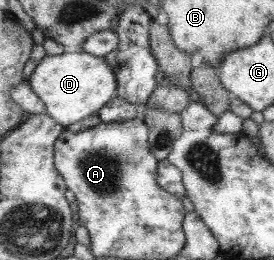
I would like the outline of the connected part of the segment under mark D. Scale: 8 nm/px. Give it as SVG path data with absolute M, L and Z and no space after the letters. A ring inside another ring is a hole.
M66 50L59 55L46 55L29 78L31 90L44 102L46 113L61 126L79 122L100 108L116 94L115 73L102 57L81 50Z

